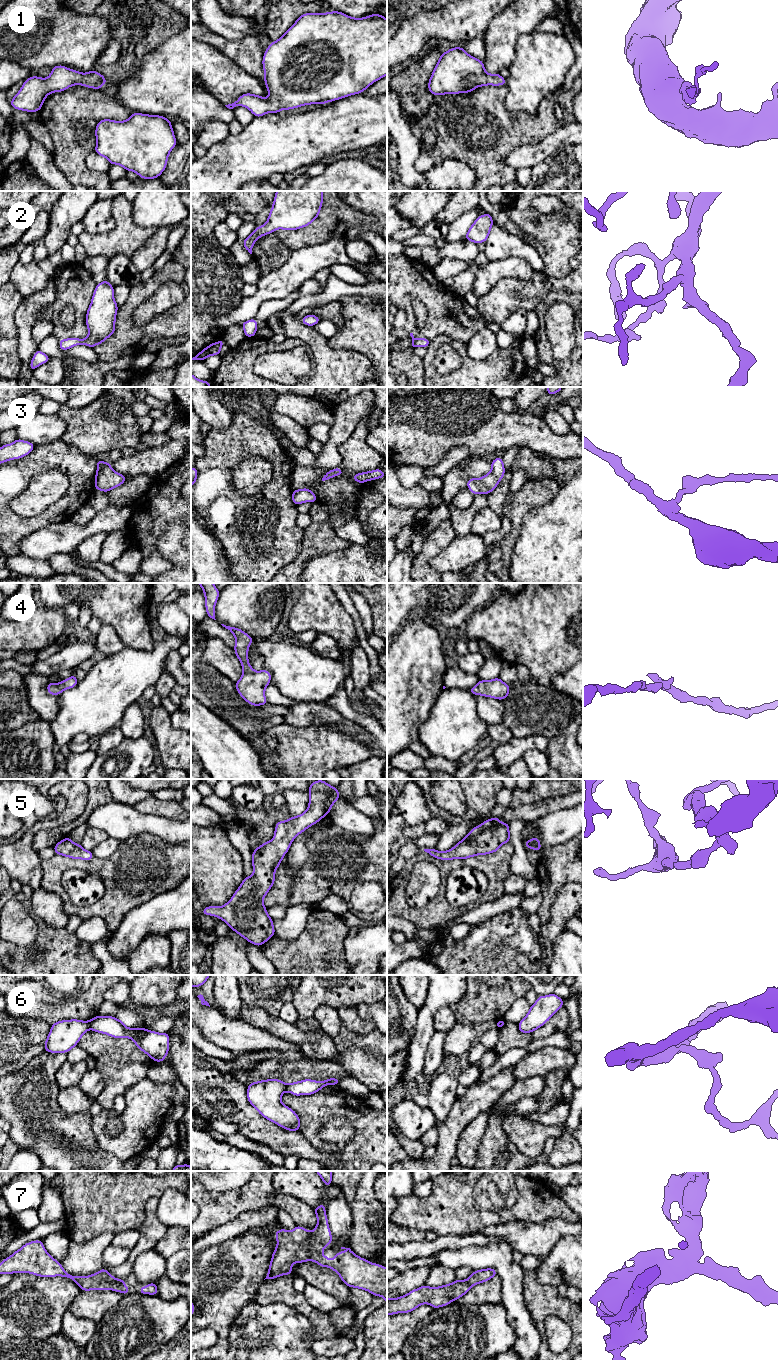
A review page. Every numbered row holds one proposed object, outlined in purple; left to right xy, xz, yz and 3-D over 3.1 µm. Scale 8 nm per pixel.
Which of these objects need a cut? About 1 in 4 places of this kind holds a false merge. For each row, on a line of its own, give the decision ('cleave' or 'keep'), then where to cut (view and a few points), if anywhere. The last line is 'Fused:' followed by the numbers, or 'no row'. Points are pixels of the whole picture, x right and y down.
1: keep | no cut
2: keep | no cut
3: keep | no cut
4: keep | no cut
5: keep | no cut
6: cleave | xy (87, 1021), (90, 1028)
7: keep | no cut
Fused: 6

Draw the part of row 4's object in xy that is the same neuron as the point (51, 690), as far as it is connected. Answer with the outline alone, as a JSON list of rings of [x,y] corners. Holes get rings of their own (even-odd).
[[[73,674],[69,678],[63,679],[63,681],[59,682],[59,683],[49,682],[47,685],[47,692],[50,695],[58,696],[64,690],[71,689],[71,688],[75,687],[78,684],[78,682],[79,681],[77,680],[76,676]]]

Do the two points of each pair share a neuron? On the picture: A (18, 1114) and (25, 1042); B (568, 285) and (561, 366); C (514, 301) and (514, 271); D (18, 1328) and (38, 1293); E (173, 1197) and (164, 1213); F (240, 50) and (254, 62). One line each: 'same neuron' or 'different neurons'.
A: different neurons
B: different neurons
C: different neurons
D: same neuron
E: same neuron
F: same neuron

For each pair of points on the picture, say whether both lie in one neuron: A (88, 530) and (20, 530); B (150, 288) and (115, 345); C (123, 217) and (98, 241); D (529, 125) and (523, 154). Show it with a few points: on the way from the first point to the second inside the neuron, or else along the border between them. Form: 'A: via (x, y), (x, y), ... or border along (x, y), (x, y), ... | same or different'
A: border along (59, 521), (52, 522), (33, 531), (18, 544) | different
B: via (135, 300), (124, 313), (124, 330) | same
C: via (123, 225), (106, 241) | same
D: border along (547, 135), (535, 144), (516, 146), (505, 157) | different

